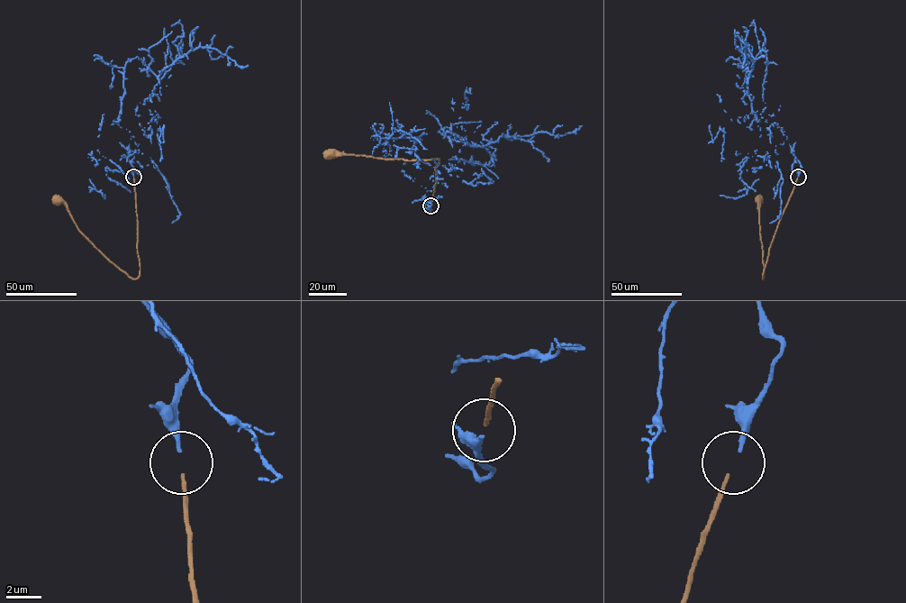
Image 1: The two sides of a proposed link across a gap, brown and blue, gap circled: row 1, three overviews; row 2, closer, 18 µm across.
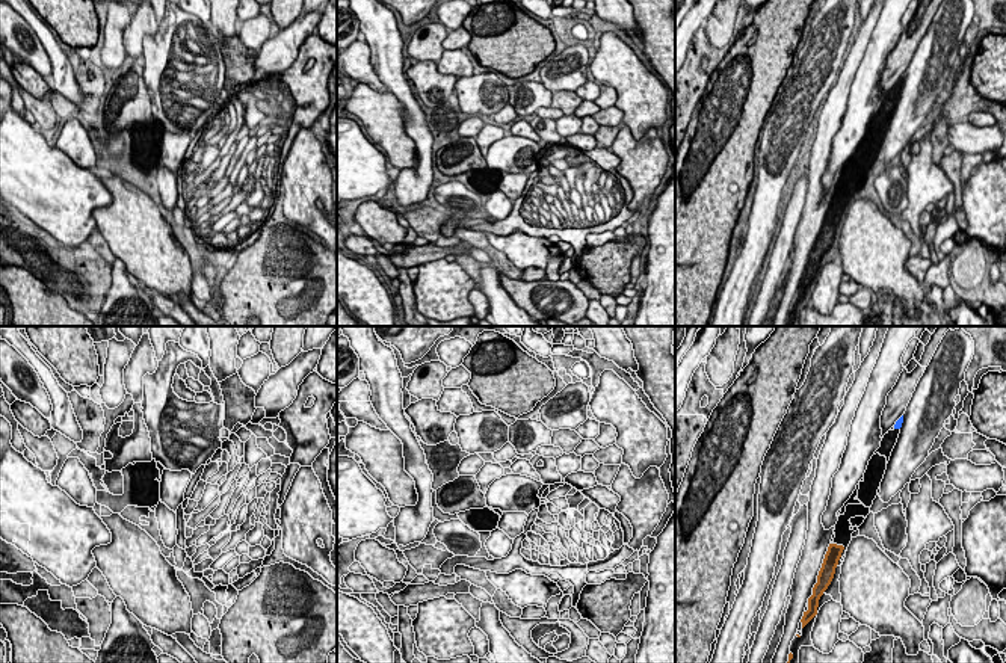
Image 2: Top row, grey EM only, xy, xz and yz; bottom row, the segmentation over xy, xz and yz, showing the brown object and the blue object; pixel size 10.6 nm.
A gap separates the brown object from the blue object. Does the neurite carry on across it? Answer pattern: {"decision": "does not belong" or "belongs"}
{"decision": "belongs"}

